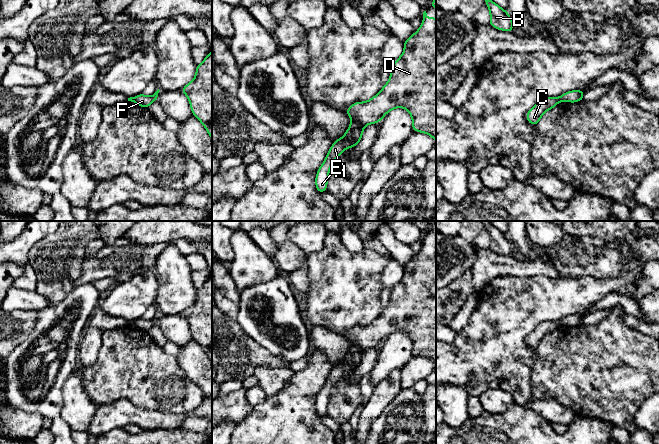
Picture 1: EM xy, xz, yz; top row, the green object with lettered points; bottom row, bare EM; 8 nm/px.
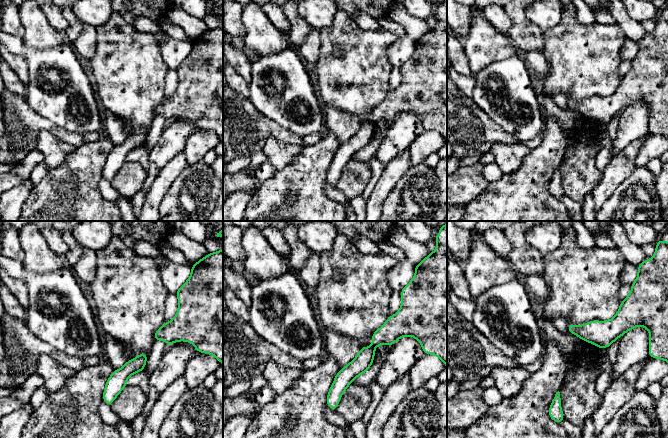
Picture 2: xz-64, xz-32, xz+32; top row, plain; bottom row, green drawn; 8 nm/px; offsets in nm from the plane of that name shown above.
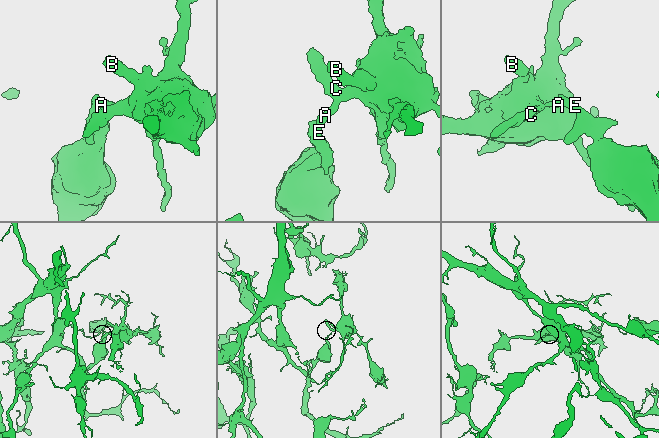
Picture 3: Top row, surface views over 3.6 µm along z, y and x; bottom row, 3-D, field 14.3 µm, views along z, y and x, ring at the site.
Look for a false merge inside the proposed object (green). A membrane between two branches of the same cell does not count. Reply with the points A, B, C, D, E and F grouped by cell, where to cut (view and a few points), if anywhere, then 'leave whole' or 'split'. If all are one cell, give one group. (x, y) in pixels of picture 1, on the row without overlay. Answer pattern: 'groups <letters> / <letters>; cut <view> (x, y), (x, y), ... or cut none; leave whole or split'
groups A E / B C D F; cut xz (352, 343), (355, 343), (363, 350); split

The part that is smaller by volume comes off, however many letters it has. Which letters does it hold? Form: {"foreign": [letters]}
{"foreign": ["B", "C", "D", "F"]}

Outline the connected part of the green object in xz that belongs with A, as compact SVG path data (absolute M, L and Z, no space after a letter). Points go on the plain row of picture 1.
M352 344L344 360L333 366L323 388L319 391L316 398L315 408L318 417L327 415L329 394L333 386L345 373L353 372L361 365L363 354L364 350L362 348L356 344Z

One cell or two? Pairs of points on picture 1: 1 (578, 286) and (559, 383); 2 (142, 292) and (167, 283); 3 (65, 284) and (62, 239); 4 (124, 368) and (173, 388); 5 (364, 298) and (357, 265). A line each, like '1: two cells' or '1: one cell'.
1: two cells
2: two cells
3: one cell
4: one cell
5: one cell

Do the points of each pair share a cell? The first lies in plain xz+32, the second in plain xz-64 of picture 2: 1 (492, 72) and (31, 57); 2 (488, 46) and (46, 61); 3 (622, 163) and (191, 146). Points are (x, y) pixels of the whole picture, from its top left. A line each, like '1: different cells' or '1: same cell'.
1: same cell
2: different cells
3: different cells

